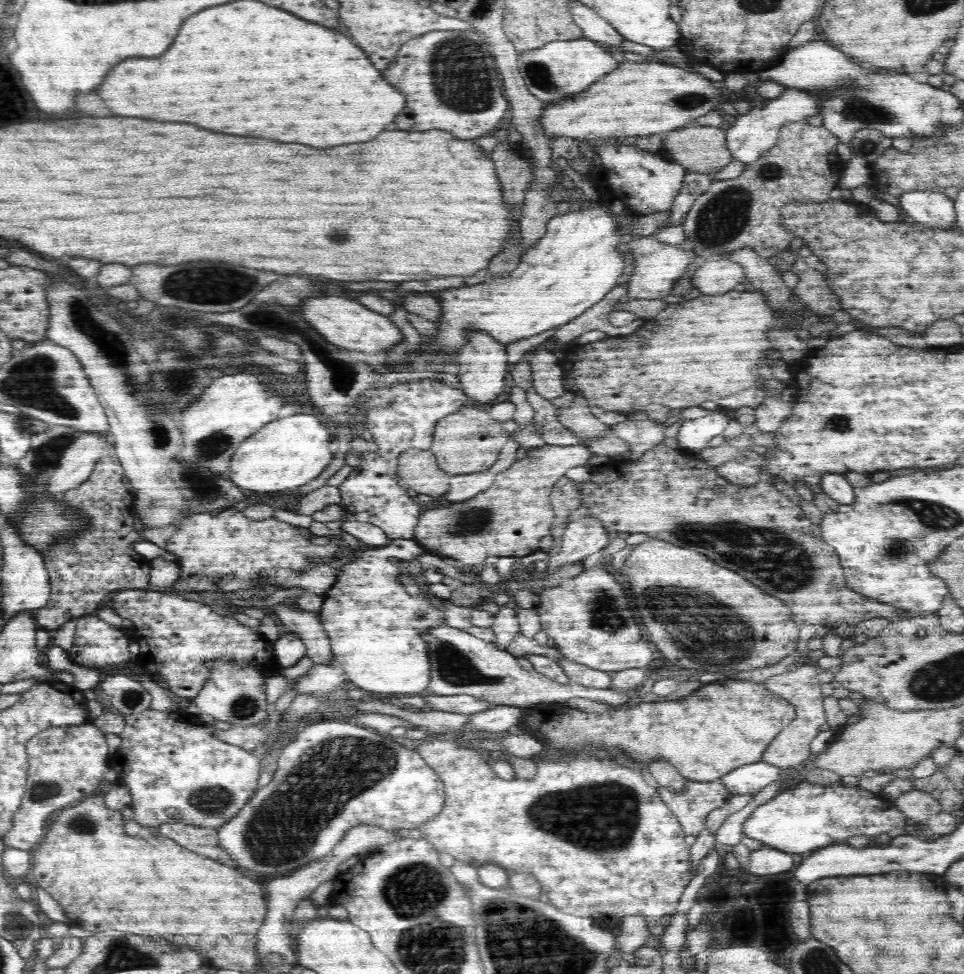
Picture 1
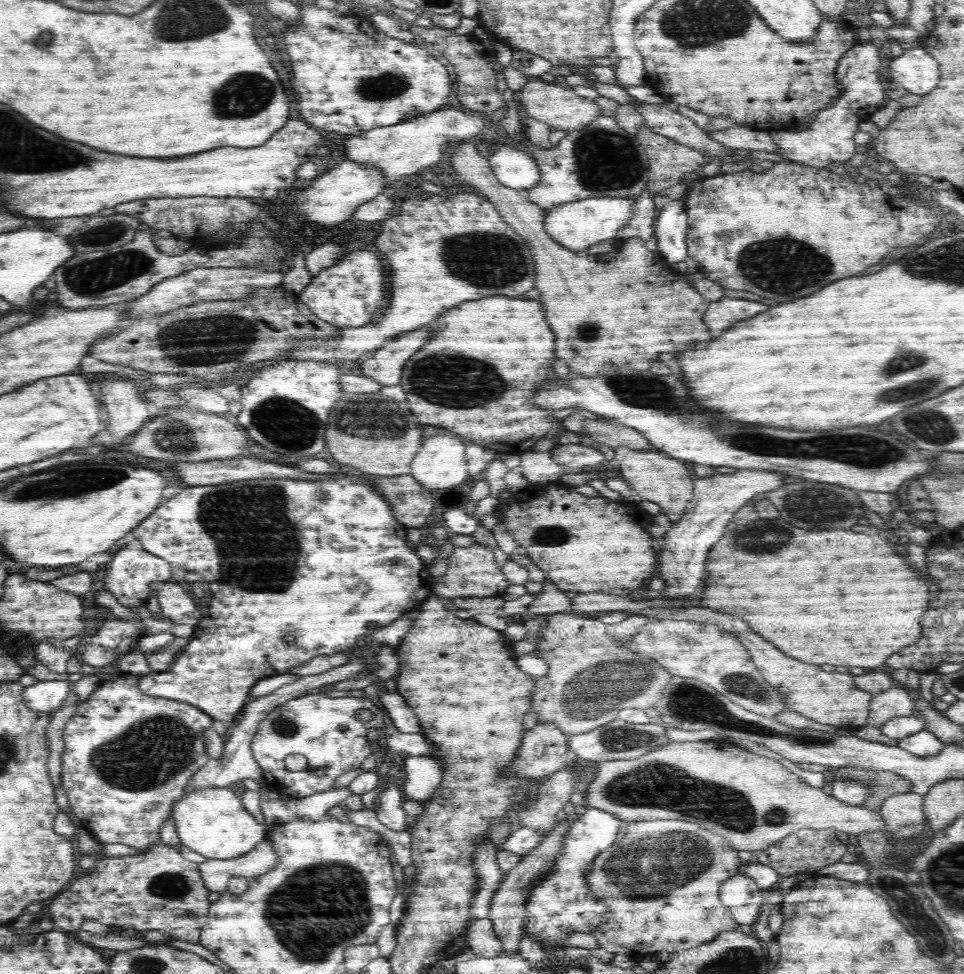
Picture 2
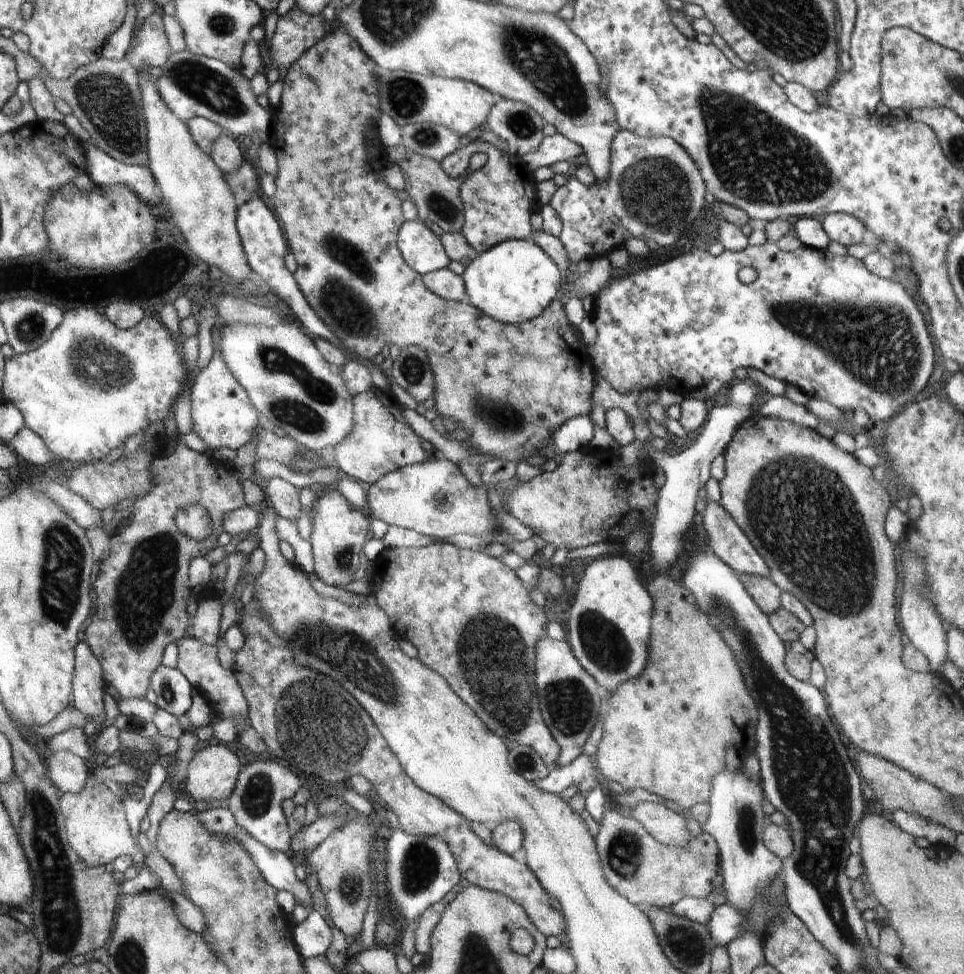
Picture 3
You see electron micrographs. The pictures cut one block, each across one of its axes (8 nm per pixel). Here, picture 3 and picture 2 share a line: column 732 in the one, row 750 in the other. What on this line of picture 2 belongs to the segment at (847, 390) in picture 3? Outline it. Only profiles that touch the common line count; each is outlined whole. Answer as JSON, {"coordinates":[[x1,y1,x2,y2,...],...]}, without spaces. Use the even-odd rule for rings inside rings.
{"coordinates":[[308,692,273,709,267,718,258,724,257,734,252,740,251,750,255,761,262,769,263,780,269,790,299,799,316,792,334,790,338,776,362,766,362,762,376,752,383,753,383,738,375,743,368,741,369,728,382,729,386,712,364,698,328,698,324,693],[359,710,369,710,374,718,369,722,358,720],[340,726,345,726,341,730],[288,754,302,754,308,768,304,771,289,771,284,765]]}

